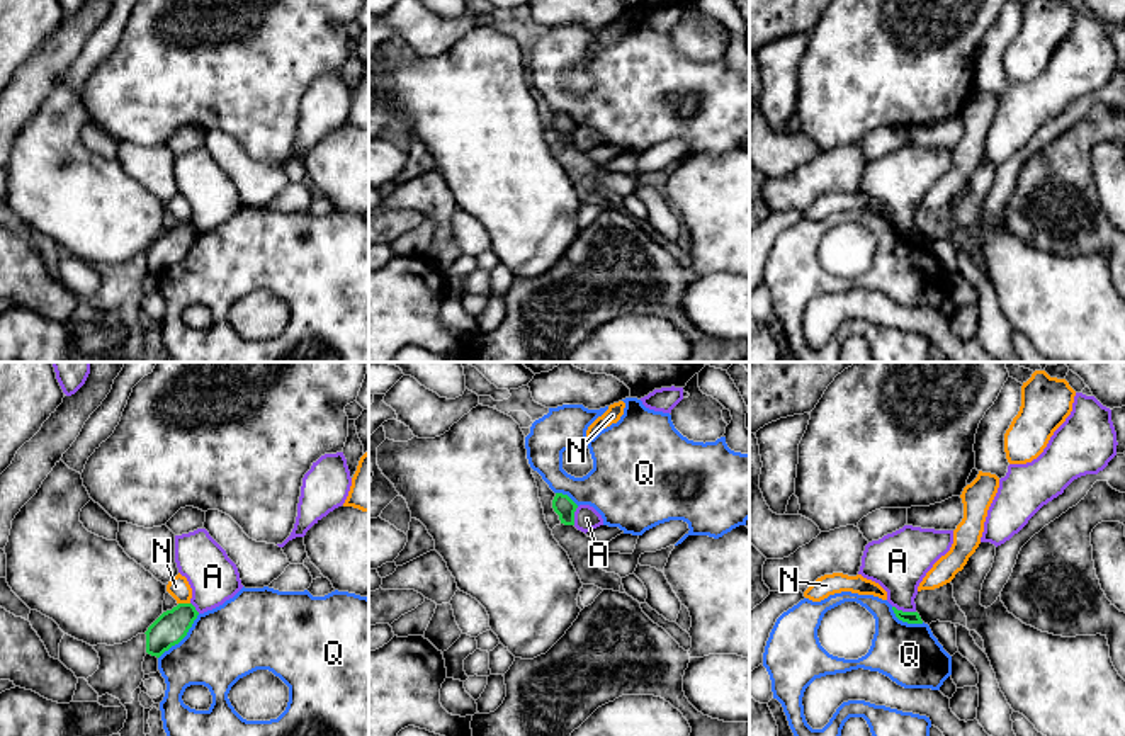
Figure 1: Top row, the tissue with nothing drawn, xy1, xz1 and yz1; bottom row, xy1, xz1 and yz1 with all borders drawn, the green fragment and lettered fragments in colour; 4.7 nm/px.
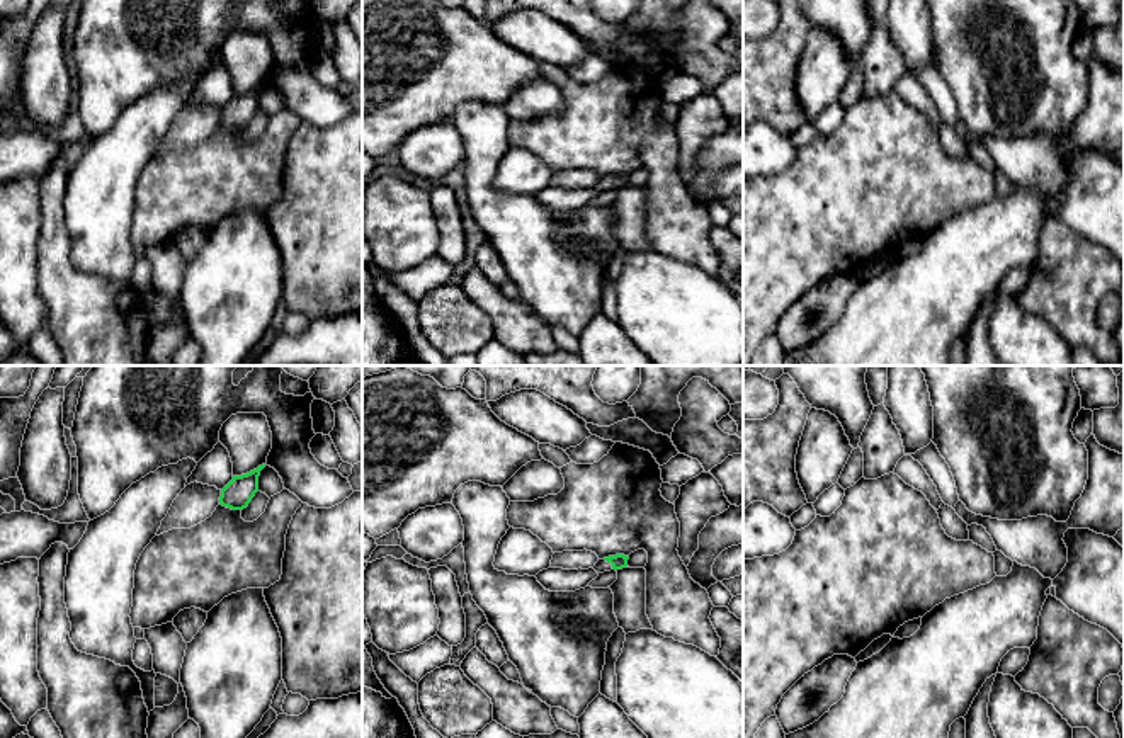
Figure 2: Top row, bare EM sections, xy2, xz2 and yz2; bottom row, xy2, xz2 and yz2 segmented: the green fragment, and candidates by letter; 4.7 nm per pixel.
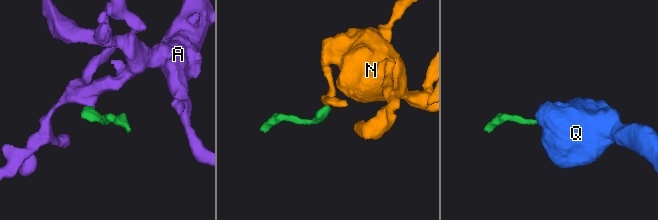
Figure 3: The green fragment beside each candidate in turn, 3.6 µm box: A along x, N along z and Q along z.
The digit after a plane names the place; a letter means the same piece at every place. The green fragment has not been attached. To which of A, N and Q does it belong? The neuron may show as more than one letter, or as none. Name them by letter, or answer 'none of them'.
none of them

